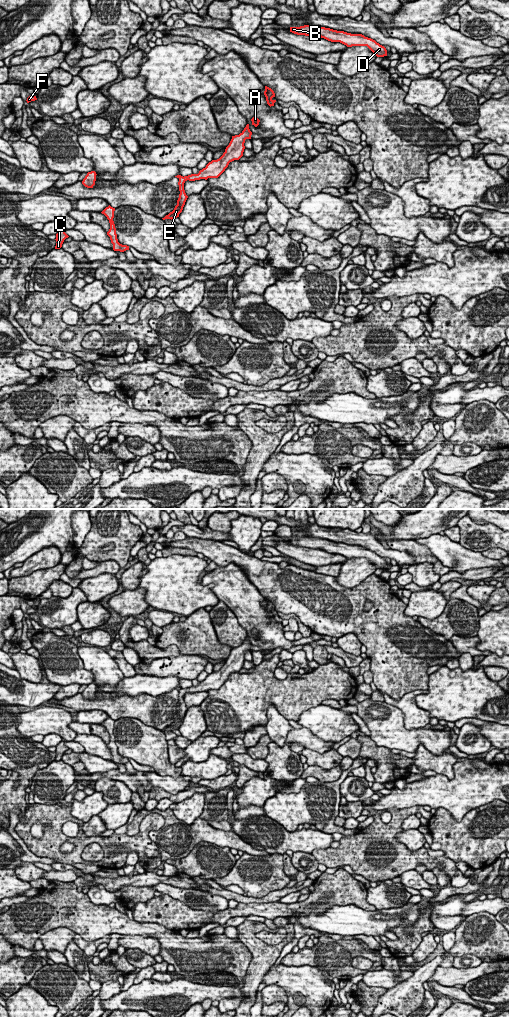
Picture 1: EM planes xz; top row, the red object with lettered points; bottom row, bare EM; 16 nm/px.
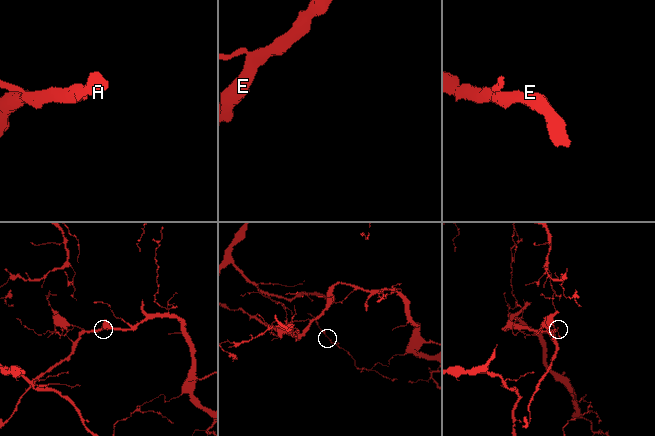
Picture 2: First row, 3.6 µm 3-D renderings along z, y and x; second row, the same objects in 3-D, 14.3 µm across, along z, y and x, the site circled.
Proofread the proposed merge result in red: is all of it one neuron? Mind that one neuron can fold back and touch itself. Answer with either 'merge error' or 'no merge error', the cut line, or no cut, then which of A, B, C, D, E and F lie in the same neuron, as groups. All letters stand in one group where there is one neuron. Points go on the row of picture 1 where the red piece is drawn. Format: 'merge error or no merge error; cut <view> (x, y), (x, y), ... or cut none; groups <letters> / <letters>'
merge error; cut xz (181, 176), (179, 178); groups A B D E / C F

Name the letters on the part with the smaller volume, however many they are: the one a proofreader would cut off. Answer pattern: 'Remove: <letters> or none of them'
Remove: C, F

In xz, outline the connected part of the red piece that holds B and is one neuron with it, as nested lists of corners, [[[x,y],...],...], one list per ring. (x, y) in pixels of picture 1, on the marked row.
[[[314,25],[290,27],[290,32],[297,35],[321,37],[331,42],[340,42],[347,47],[367,46],[377,57],[387,56],[387,50],[384,46],[362,34],[351,34]]]

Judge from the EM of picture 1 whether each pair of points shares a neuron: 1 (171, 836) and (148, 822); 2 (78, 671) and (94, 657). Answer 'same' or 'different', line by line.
1: different
2: different

